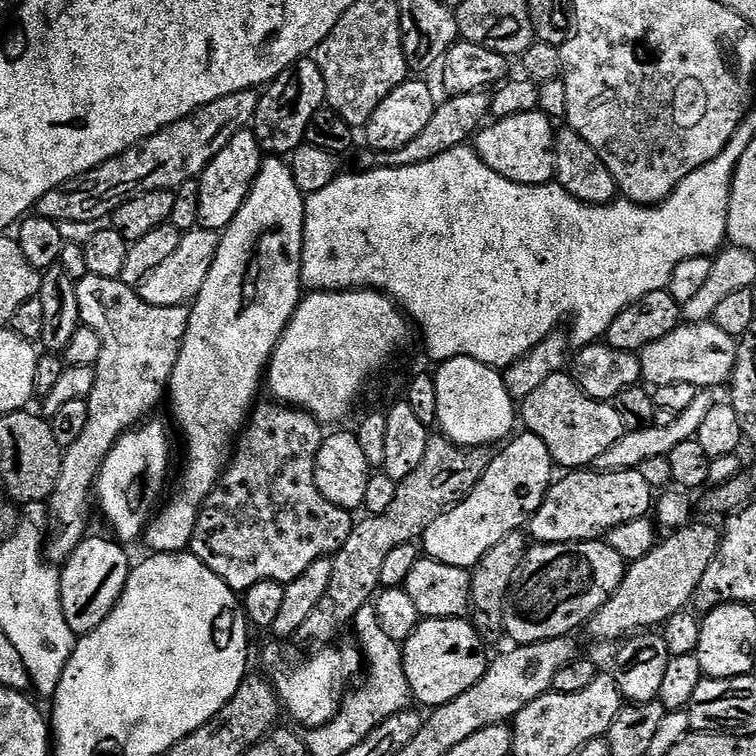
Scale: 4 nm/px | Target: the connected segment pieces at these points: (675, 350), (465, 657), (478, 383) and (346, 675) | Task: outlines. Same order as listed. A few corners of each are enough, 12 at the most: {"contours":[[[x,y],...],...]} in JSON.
{"contours":[[[681,323],[641,348],[645,385],[727,385],[737,337]],[[421,619],[403,641],[411,697],[466,694],[490,655],[467,619]],[[466,356],[434,374],[443,435],[505,441],[518,408],[499,369]],[[355,643],[309,660],[264,660],[282,708],[305,729],[335,718],[361,675]]]}

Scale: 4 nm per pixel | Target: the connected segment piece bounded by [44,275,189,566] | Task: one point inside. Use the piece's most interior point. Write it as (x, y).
(141, 344)

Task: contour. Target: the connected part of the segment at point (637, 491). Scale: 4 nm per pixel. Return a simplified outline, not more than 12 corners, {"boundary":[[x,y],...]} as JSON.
{"boundary":[[635,468],[572,470],[584,485],[549,488],[538,513],[551,530],[568,508],[569,537],[607,537],[653,511],[654,490]]}

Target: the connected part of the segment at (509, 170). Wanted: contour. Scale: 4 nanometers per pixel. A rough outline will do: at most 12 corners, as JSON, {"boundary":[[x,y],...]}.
{"boundary":[[539,110],[493,119],[474,137],[519,184],[557,179],[557,129]]}

